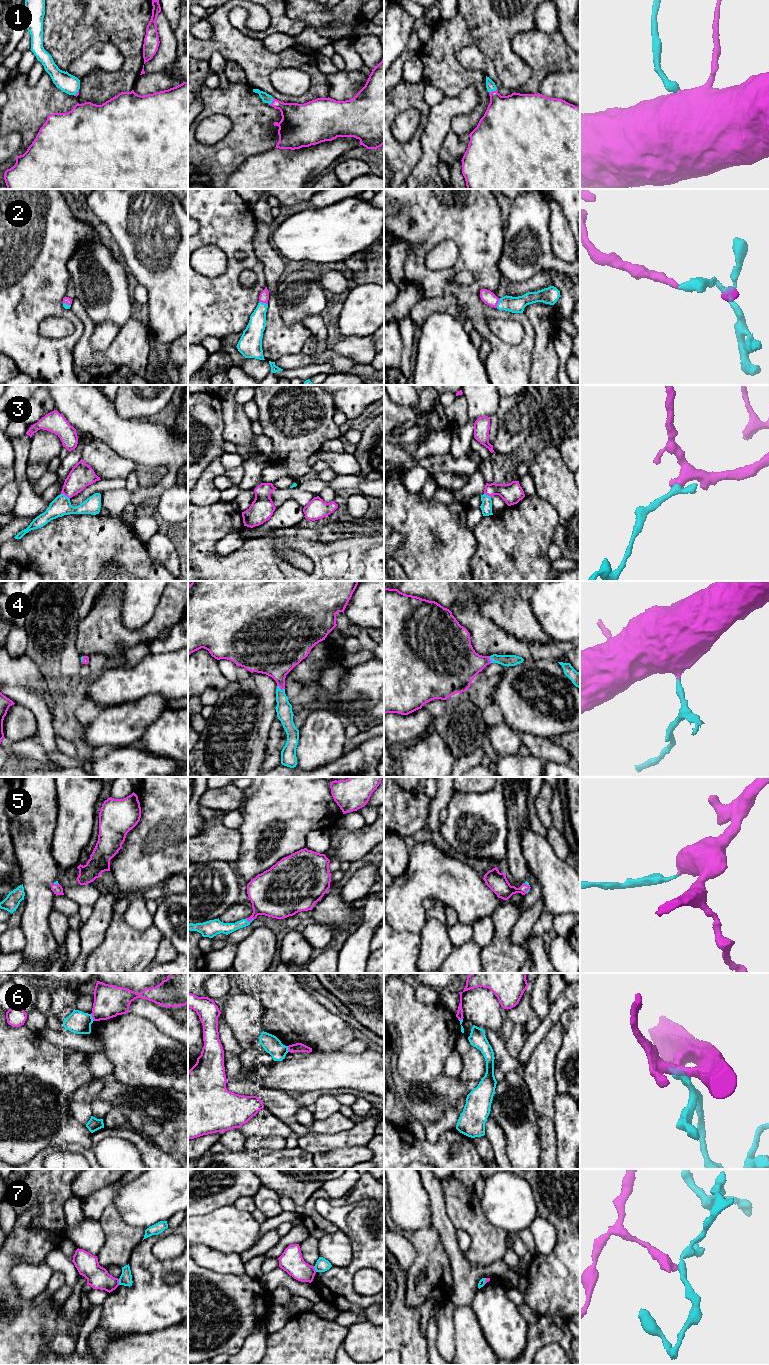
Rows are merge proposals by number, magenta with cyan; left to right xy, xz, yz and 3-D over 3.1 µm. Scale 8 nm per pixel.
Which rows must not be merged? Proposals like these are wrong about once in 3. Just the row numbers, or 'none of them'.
6, 7

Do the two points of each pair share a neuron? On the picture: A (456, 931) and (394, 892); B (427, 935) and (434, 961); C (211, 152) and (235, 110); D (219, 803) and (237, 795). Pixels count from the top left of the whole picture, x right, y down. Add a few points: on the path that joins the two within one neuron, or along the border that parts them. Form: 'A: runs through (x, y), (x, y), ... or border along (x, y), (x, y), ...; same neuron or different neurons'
A: border along (459, 921), (471, 925); different neurons
B: runs through (433, 941), (433, 955); same neuron
C: runs through (223, 143), (236, 132), (236, 122); same neuron
D: runs through (223, 799), (233, 795); same neuron

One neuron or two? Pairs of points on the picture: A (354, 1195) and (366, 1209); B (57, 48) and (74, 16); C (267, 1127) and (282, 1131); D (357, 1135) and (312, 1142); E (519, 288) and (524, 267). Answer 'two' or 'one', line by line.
A: two
B: one
C: one
D: one
E: two

